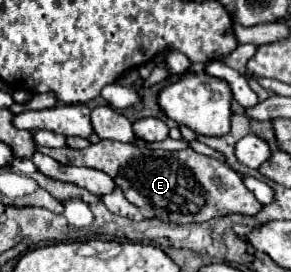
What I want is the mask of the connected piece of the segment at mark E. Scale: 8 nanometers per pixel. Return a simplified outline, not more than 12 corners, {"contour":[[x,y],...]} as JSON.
{"contour":[[121,141],[39,153],[105,171],[145,215],[257,215],[241,175],[193,149]]}

